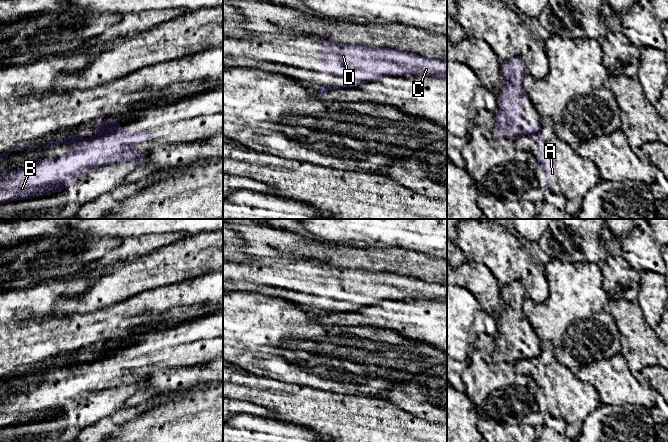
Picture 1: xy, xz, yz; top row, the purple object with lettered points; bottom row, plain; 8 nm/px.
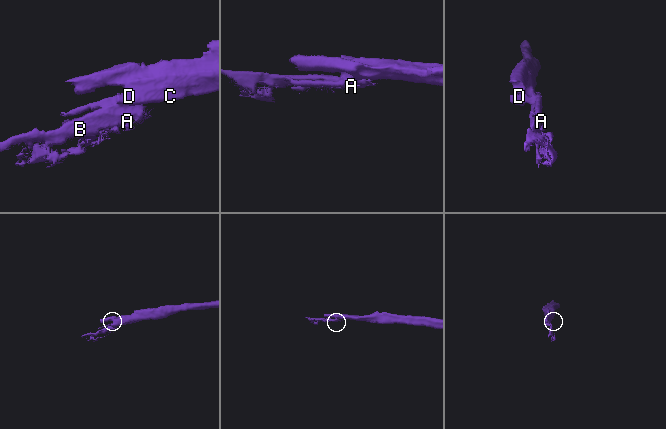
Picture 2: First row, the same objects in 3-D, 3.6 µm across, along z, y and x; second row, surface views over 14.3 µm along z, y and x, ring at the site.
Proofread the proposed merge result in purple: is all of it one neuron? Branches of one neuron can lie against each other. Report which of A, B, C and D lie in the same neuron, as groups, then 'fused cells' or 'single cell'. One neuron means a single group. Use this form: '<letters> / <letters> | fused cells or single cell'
A B / C D | fused cells

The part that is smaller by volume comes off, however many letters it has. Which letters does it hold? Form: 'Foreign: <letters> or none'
Foreign: A, B

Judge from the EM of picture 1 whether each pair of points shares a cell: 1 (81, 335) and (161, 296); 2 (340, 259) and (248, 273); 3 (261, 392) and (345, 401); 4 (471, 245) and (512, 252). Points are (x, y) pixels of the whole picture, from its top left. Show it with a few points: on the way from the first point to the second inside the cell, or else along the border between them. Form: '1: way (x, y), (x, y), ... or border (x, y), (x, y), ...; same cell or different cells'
1: way (101, 326), (113, 323), (123, 313), (141, 309); same cell
2: border (297, 258), (313, 258), (320, 262); different cells
3: way (282, 398), (287, 401), (324, 401); same cell
4: way (481, 245), (492, 245), (502, 252); same cell

